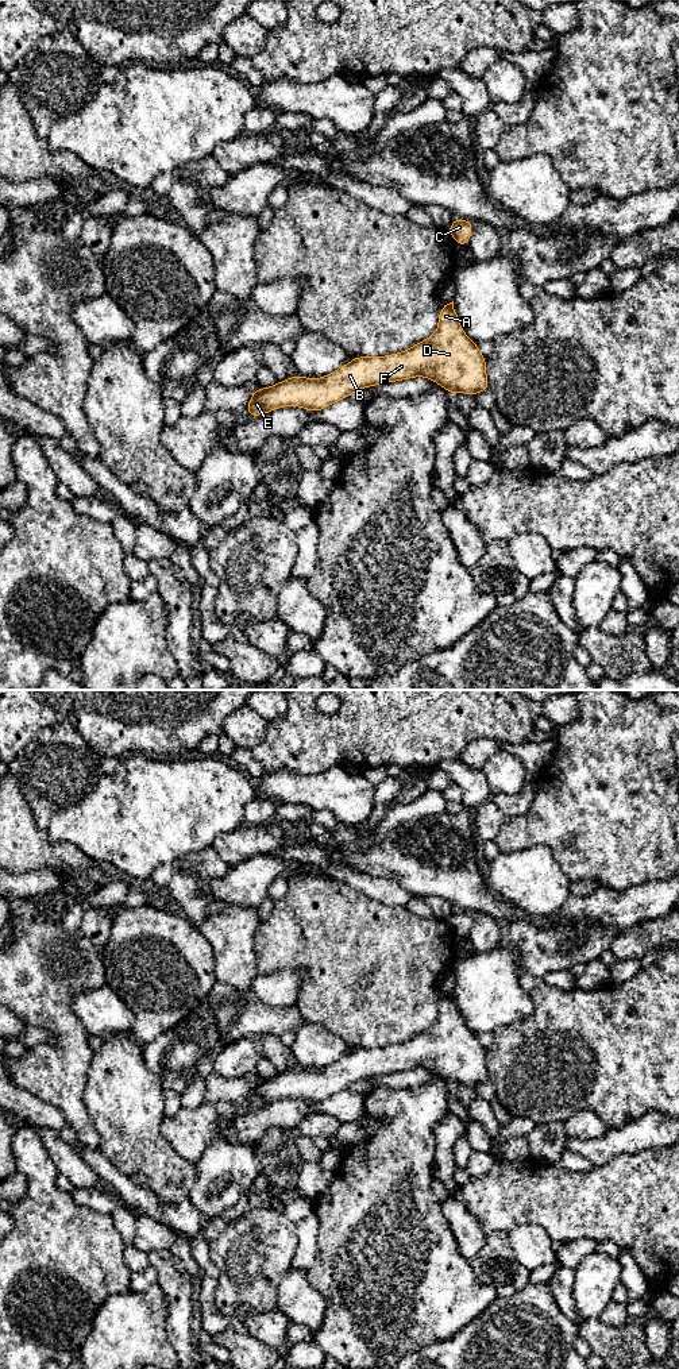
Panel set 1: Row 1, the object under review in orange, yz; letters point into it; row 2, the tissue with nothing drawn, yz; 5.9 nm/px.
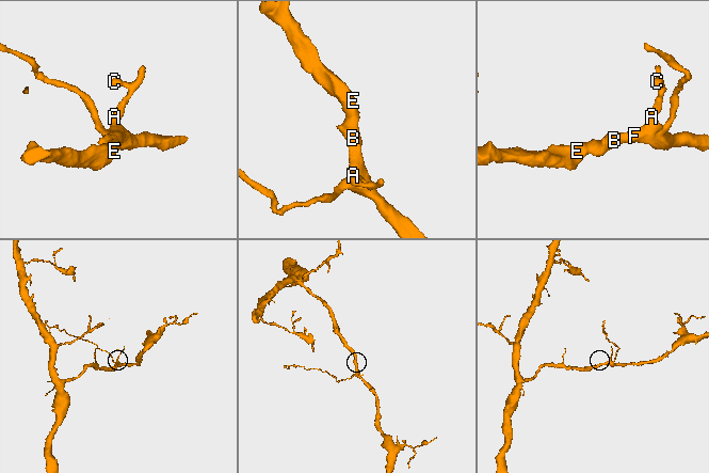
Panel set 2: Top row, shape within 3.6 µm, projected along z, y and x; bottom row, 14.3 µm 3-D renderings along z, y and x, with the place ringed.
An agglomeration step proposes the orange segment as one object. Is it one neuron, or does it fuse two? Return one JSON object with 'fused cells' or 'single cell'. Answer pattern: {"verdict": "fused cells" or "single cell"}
{"verdict": "single cell"}

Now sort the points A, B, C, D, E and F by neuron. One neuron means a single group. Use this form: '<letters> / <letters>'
A B C D E F

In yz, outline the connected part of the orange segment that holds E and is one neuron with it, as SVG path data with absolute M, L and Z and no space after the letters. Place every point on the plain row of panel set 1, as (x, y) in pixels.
M454 992L440 1000L436 1023L413 1038L386 1048L355 1048L350 1054L321 1069L305 1069L294 1065L292 1069L277 1073L271 1079L256 1080L244 1103L252 1108L285 1098L301 1098L309 1103L320 1103L331 1095L348 1090L363 1079L414 1068L432 1071L452 1085L464 1084L477 1087L490 1080L486 1065L486 1049L479 1042L478 1036L464 1025L458 1004L454 1000Z

